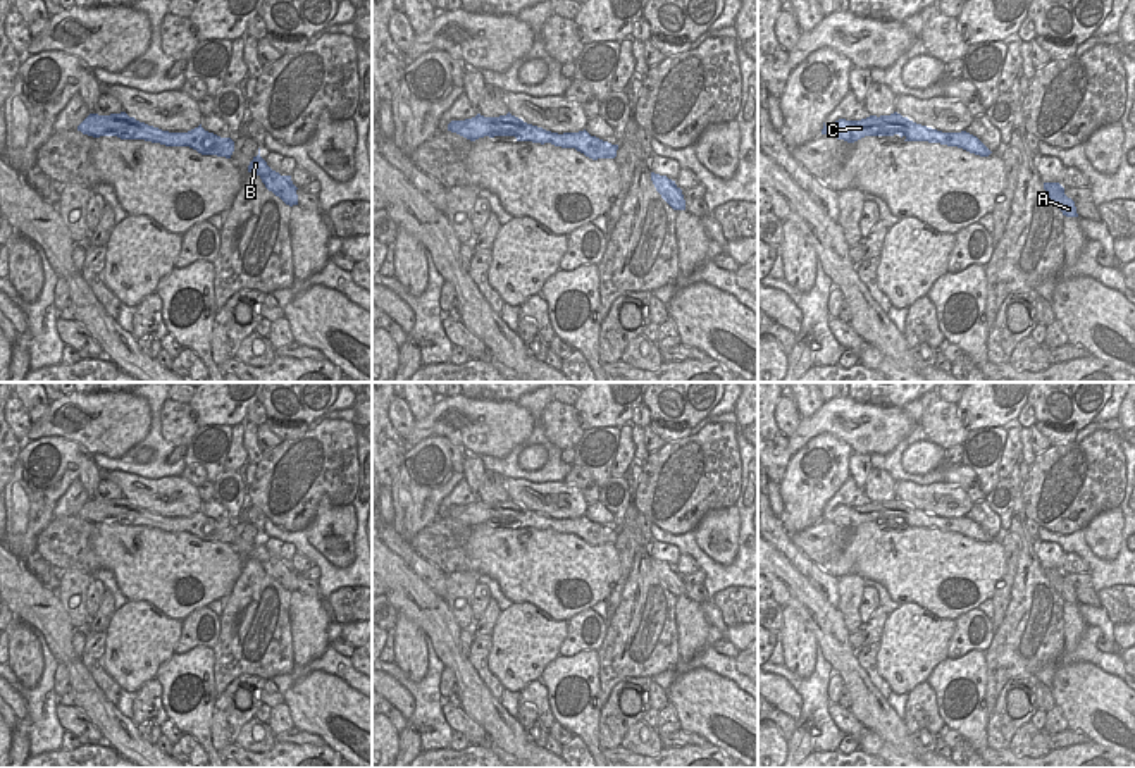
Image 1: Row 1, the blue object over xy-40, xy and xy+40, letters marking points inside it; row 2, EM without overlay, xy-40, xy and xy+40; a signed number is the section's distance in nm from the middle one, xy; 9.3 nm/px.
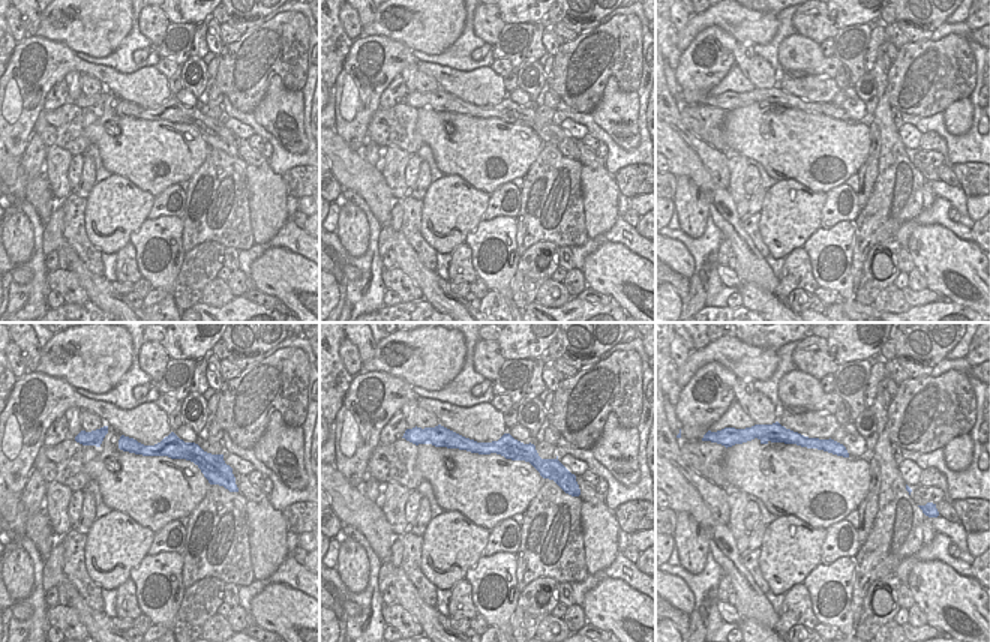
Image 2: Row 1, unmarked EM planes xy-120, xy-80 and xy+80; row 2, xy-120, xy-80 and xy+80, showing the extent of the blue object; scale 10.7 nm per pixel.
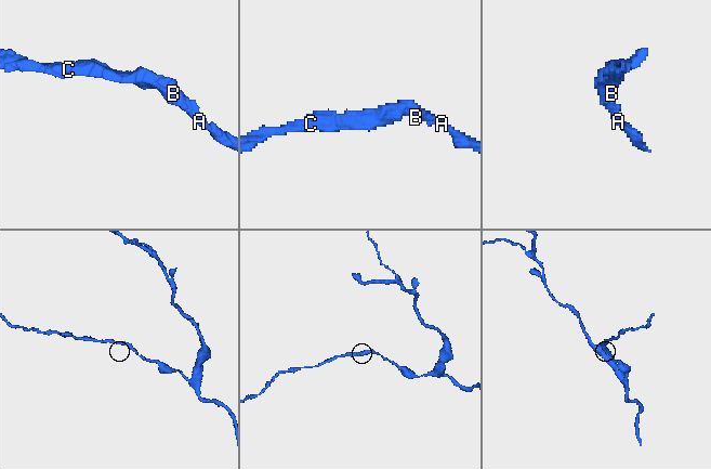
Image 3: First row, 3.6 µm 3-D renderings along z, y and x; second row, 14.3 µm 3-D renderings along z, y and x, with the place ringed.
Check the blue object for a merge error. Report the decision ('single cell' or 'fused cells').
single cell

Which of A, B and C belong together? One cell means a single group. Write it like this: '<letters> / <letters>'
A B C

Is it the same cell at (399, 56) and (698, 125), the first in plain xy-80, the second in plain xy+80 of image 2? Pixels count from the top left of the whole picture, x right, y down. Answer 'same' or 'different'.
different

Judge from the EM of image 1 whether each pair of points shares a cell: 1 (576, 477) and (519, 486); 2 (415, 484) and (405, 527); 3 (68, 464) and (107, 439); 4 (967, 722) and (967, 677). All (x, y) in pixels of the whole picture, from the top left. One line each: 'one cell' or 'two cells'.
1: two cells
2: one cell
3: two cells
4: one cell

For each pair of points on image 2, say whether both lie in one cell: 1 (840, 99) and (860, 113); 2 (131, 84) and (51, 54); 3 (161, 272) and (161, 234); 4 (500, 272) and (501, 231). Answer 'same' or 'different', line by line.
1: same
2: same
3: same
4: same

